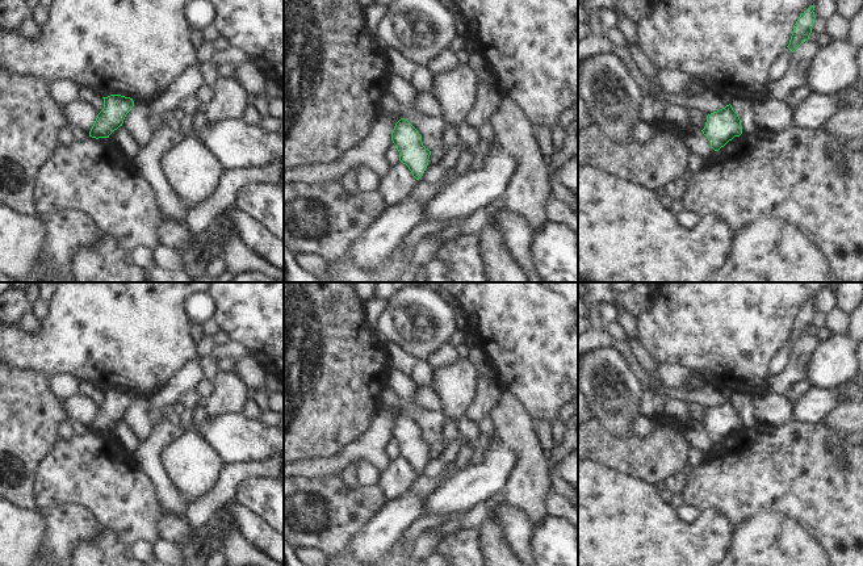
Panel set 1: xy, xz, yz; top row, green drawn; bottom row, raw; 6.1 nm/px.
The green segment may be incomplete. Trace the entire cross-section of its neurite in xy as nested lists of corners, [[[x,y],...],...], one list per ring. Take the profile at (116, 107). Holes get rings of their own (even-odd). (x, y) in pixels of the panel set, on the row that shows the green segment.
[[[110,95],[104,98],[104,108],[97,114],[97,118],[89,131],[92,138],[109,138],[109,135],[122,126],[126,114],[134,106],[134,101],[130,97],[121,95]]]

